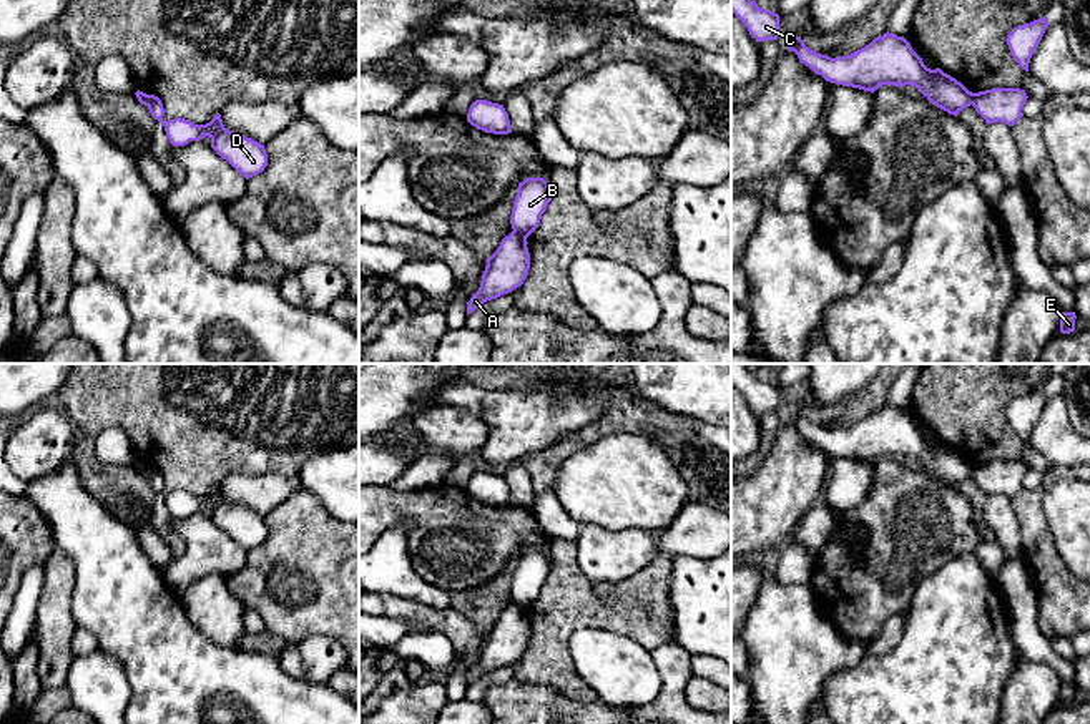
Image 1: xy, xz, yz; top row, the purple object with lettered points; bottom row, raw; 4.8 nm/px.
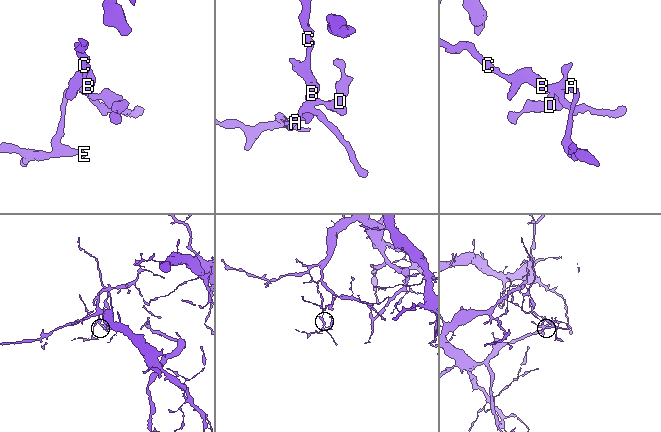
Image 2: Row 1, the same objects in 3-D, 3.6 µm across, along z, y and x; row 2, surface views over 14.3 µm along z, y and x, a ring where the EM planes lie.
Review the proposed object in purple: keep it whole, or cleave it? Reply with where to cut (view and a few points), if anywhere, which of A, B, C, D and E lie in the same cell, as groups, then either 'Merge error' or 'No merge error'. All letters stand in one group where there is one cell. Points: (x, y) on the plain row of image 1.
Split along xz (514, 601), (525, 610). Groups: A E / B C D. Merge error

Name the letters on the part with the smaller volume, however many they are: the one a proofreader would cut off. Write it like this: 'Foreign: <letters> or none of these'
Foreign: A, E

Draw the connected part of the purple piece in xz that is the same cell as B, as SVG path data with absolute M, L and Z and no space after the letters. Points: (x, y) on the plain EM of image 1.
M527 550L518 555L510 588L512 601L528 609L538 599L550 573L552 561L543 550Z

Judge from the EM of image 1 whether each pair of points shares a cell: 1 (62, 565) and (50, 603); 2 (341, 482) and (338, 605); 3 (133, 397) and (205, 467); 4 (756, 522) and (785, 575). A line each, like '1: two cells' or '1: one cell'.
1: one cell
2: two cells
3: one cell
4: two cells

